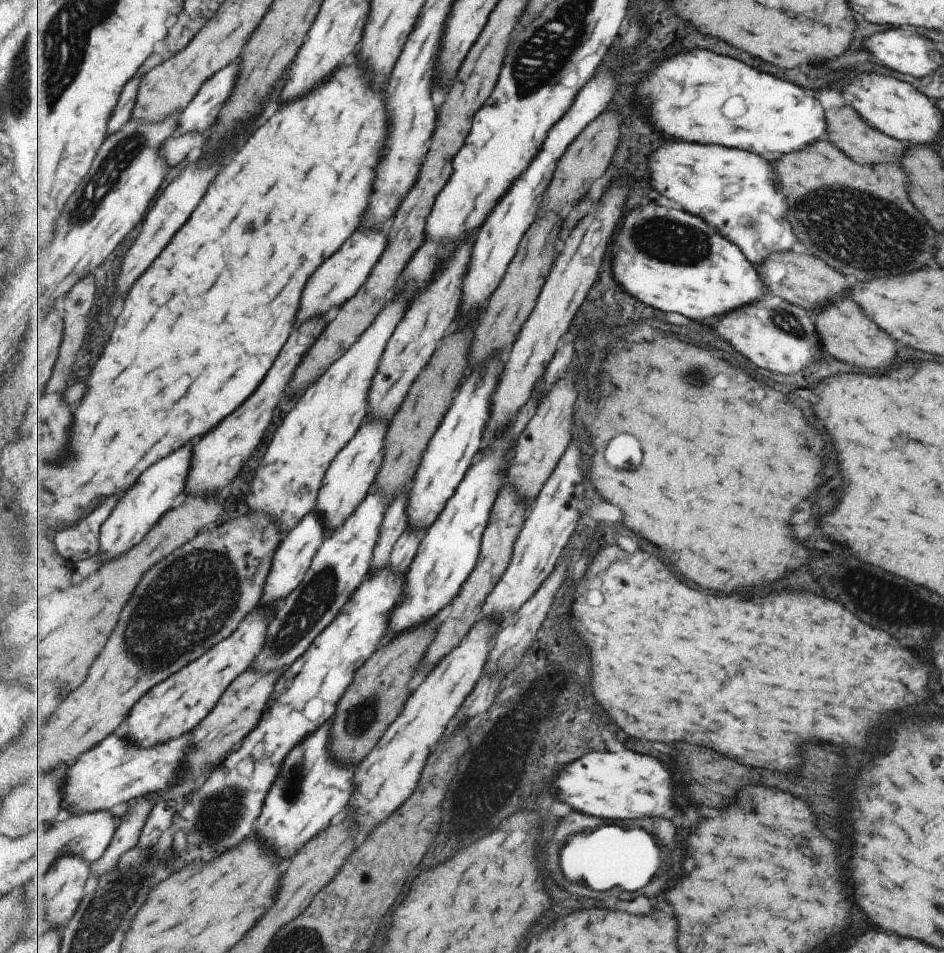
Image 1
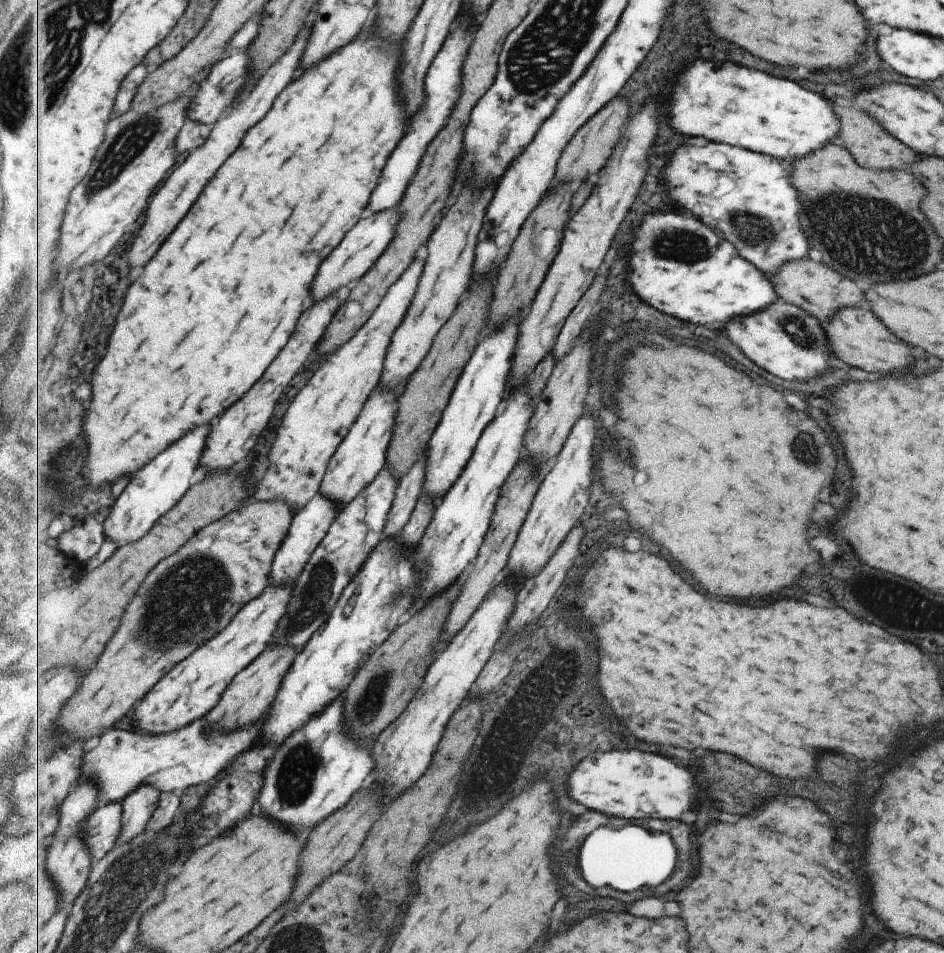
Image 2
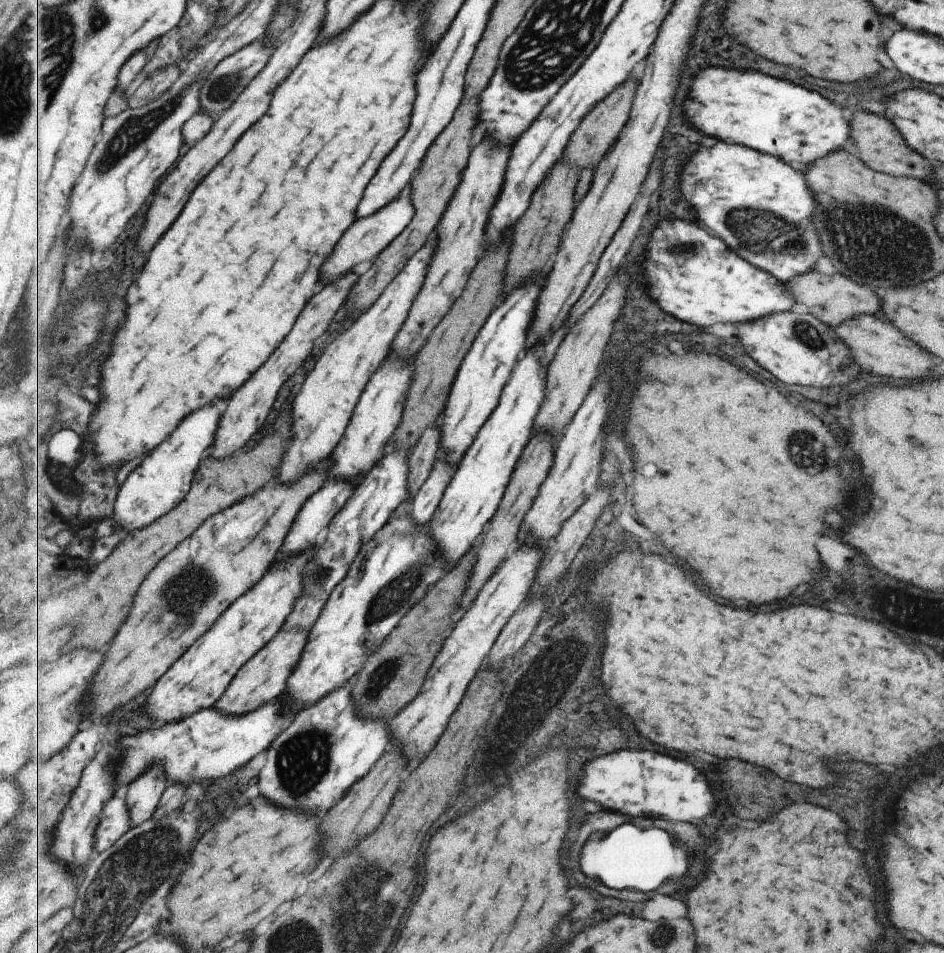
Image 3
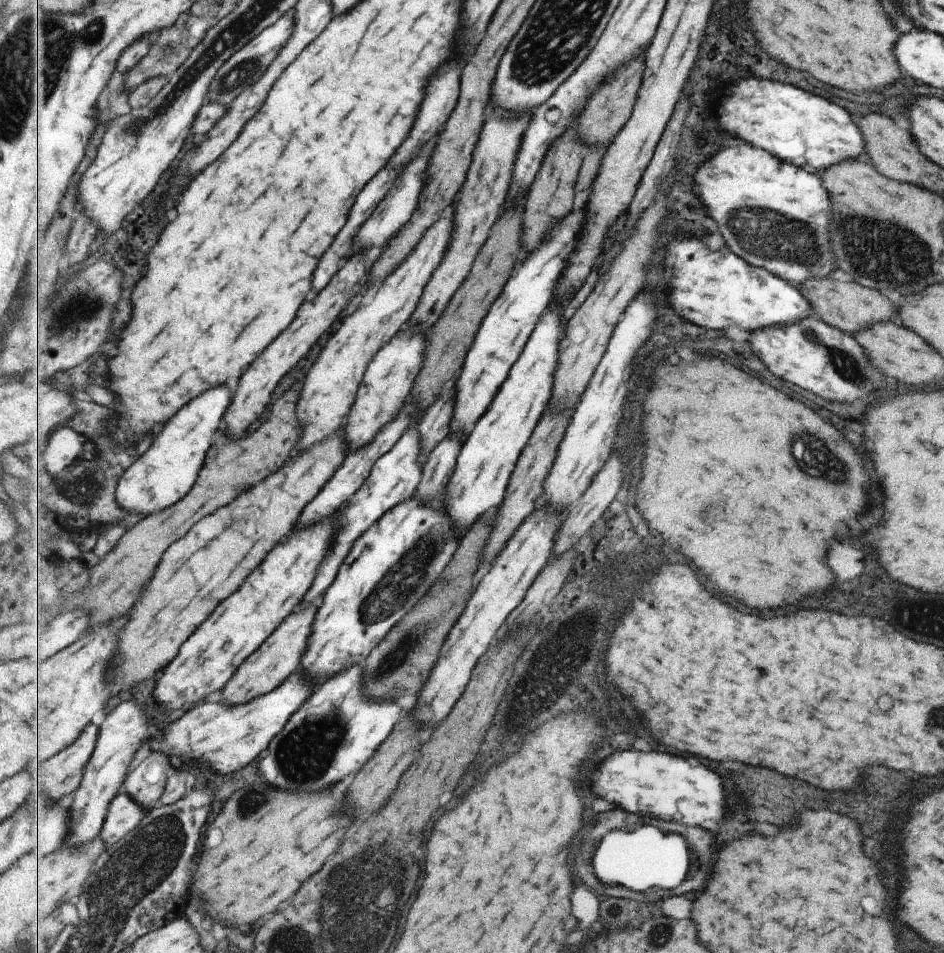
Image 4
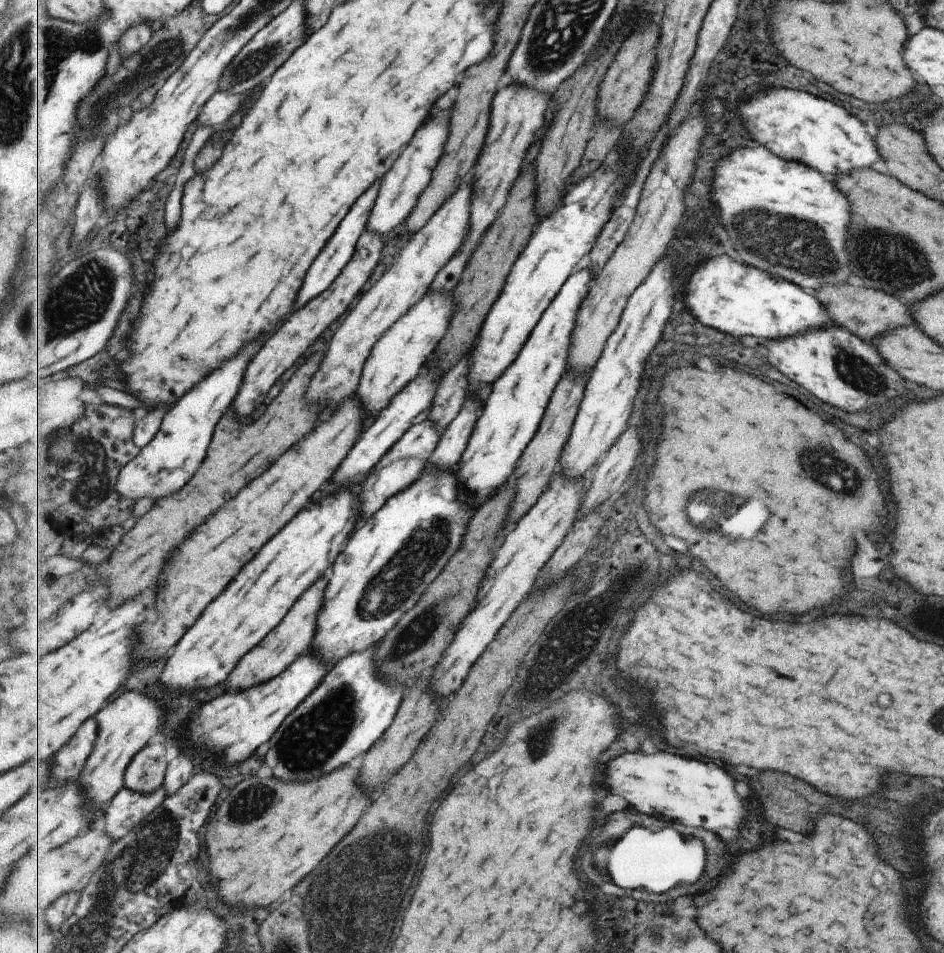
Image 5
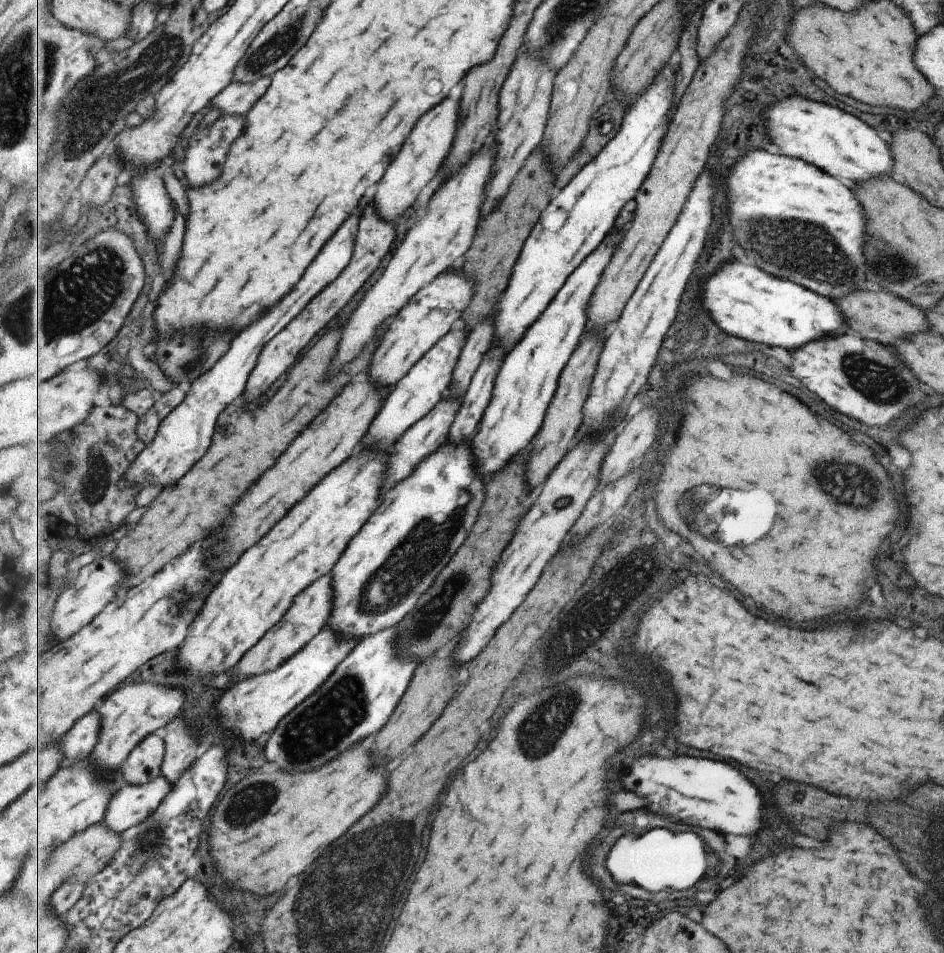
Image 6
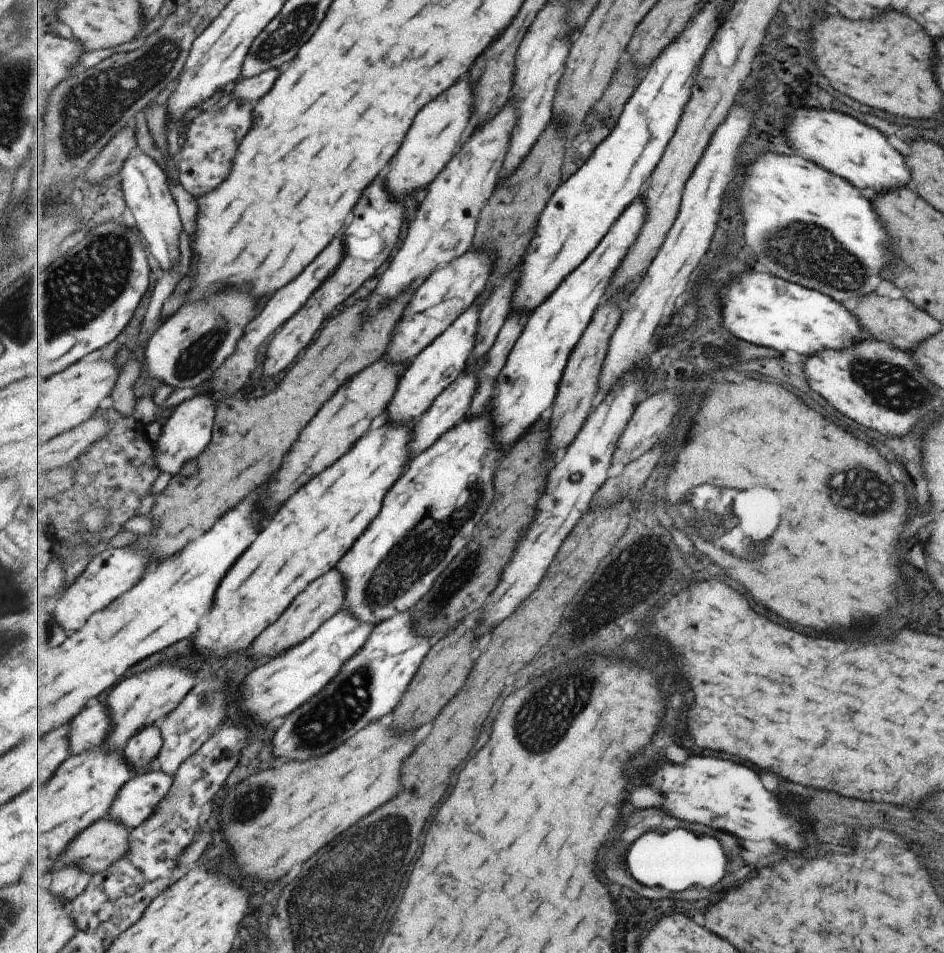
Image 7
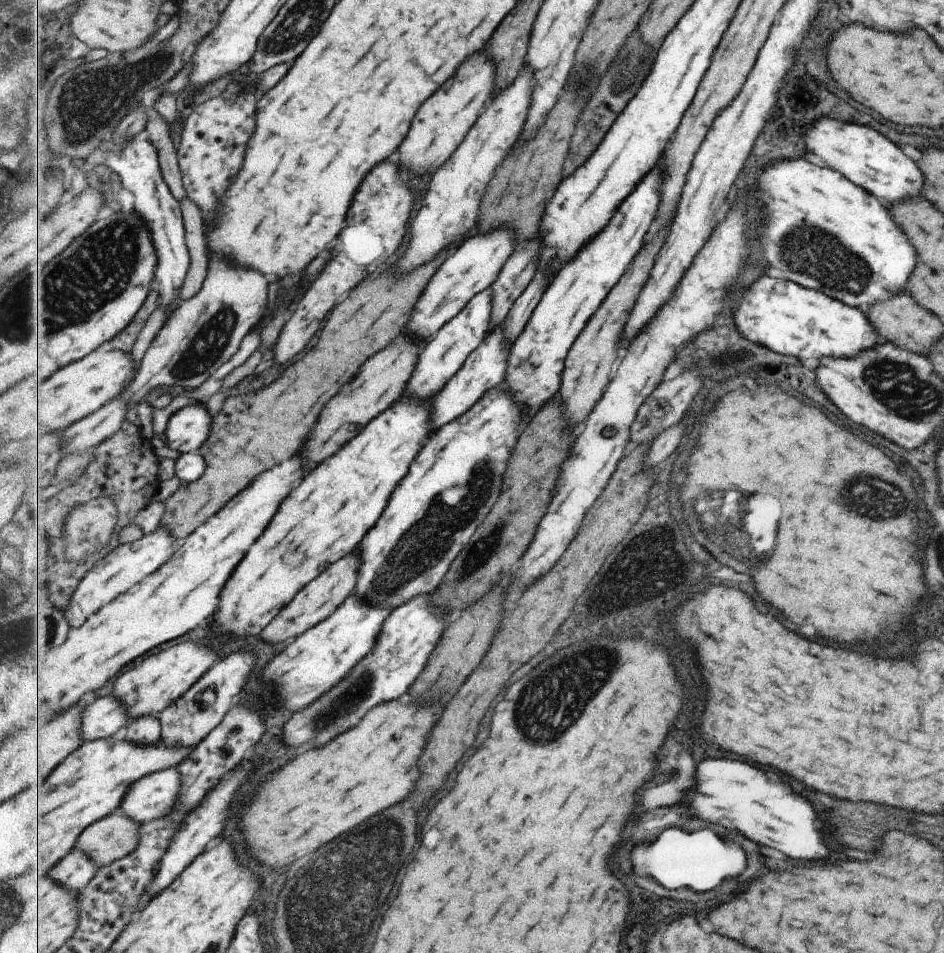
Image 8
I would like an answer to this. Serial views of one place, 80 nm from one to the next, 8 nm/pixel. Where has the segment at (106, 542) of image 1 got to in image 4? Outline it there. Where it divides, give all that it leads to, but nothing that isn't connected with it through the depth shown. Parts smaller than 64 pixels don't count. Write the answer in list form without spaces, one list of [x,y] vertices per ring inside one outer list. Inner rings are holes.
[[[229,384],[209,390],[207,394],[195,398],[191,406],[185,406],[171,426],[155,437],[150,448],[139,457],[120,478],[116,488],[117,502],[129,513],[137,512],[145,518],[177,504],[190,493],[190,490],[206,464],[213,438],[226,416],[231,398]]]

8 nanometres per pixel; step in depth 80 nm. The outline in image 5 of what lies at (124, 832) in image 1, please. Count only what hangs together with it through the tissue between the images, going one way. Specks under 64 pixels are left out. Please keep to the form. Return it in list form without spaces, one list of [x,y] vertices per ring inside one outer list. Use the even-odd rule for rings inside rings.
[[[149,744],[127,768],[124,787],[146,795],[155,793],[164,786],[169,765],[167,746]]]

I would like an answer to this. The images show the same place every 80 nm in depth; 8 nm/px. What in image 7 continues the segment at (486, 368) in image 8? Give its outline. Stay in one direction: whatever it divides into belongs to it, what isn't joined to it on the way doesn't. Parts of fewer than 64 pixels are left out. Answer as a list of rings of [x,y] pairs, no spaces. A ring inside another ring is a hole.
[[[475,370],[459,376],[455,384],[451,384],[431,406],[431,410],[421,416],[415,428],[415,446],[411,446],[412,461],[418,454],[431,448],[443,434],[455,428],[469,412],[473,394],[477,388]]]

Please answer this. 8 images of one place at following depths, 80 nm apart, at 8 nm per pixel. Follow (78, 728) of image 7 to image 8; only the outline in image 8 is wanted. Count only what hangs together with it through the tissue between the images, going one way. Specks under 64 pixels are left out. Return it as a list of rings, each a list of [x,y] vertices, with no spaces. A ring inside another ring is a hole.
[[[111,694],[107,698],[99,698],[91,706],[84,708],[82,714],[83,743],[114,737],[123,726],[131,722],[122,703]]]

